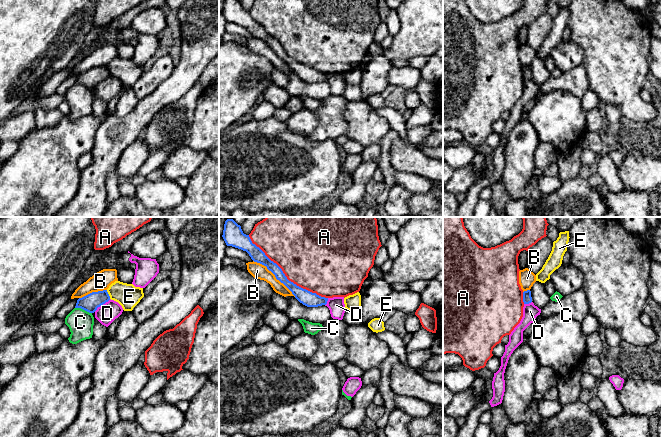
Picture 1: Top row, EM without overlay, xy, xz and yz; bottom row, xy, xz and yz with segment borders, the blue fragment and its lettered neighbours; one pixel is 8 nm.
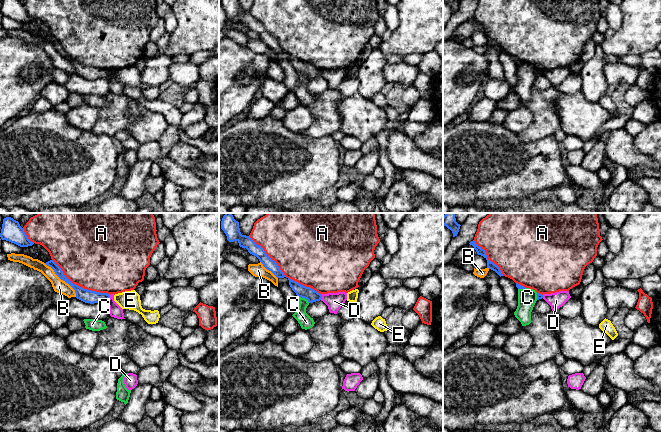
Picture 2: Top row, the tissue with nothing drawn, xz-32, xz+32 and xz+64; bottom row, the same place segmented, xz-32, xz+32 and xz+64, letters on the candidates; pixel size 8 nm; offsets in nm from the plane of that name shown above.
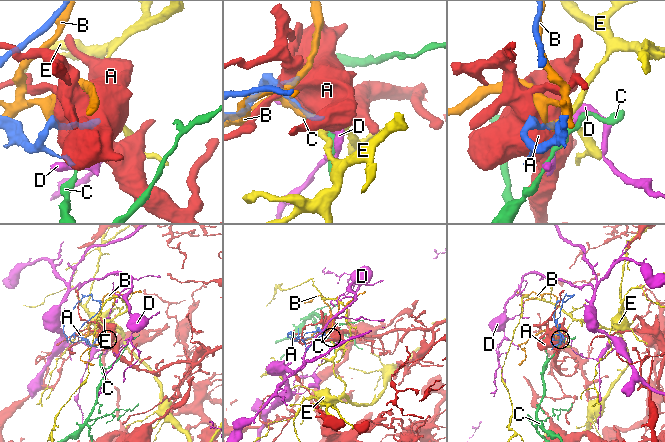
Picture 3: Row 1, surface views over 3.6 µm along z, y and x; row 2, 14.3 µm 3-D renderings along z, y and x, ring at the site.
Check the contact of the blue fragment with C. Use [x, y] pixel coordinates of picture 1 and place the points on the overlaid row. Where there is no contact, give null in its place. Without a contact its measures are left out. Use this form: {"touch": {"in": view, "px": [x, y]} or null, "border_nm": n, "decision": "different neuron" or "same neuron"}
{"touch": {"in": "xy", "px": [83, 309]}, "border_nm": 140, "decision": "different neuron"}

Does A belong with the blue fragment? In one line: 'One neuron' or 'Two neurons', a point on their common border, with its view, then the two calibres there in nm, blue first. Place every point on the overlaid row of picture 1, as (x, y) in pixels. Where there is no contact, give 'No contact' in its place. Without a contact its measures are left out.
Two neurons. Touches blue at xz (285, 276). Thickness 120 nm (blue) against 500 nm

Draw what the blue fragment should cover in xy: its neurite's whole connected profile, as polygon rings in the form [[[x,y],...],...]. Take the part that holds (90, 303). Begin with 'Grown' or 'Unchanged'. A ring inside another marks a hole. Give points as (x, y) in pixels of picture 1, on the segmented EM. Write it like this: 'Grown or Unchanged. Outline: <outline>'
Unchanged. Outline: [[[107,290],[92,292],[77,300],[75,308],[81,308],[89,313],[94,313],[98,307],[110,300]]]

